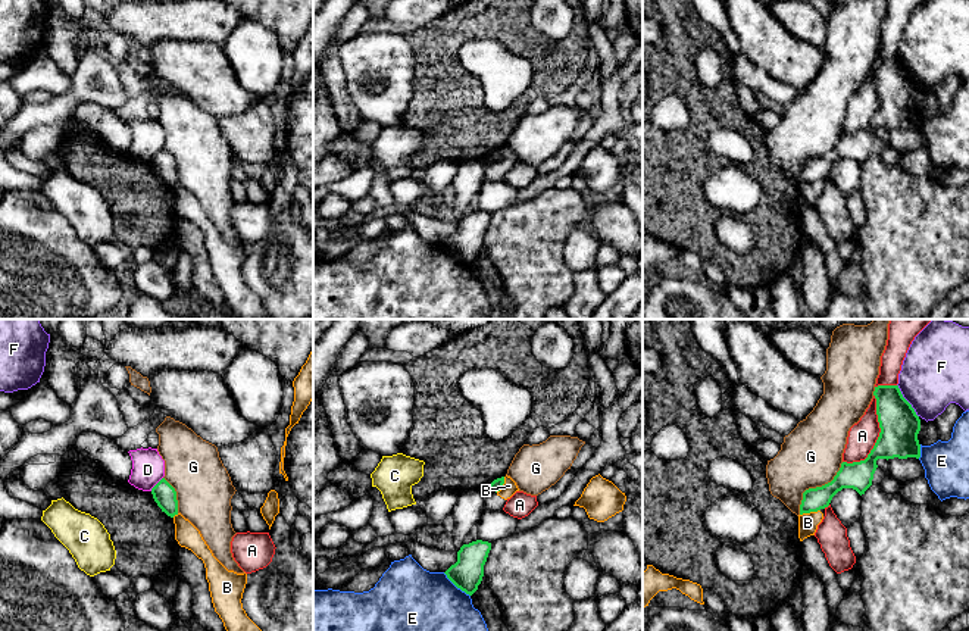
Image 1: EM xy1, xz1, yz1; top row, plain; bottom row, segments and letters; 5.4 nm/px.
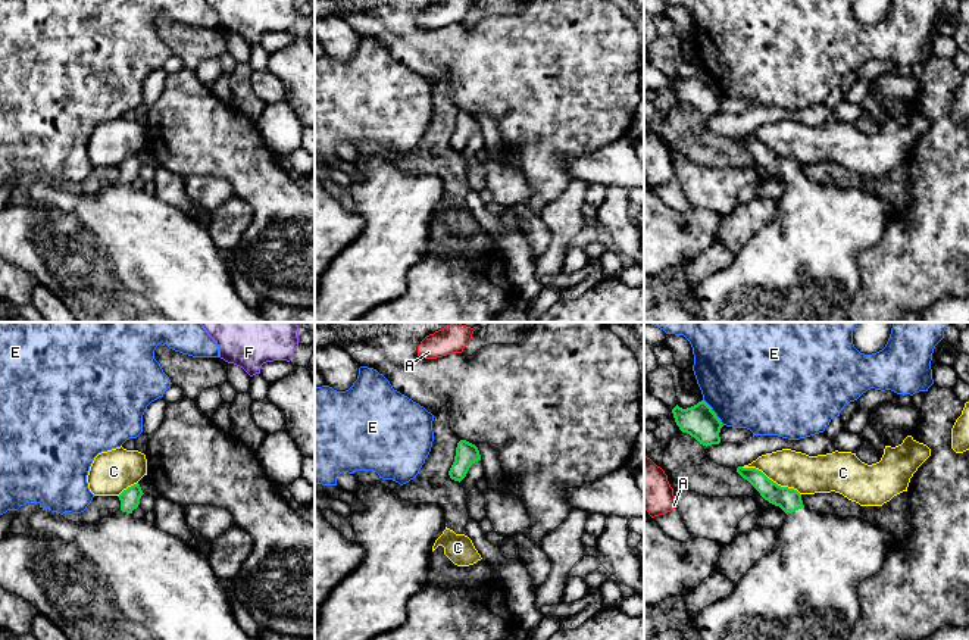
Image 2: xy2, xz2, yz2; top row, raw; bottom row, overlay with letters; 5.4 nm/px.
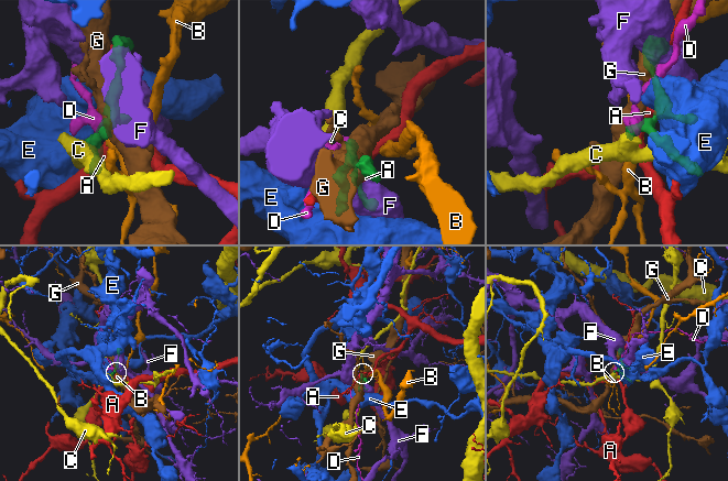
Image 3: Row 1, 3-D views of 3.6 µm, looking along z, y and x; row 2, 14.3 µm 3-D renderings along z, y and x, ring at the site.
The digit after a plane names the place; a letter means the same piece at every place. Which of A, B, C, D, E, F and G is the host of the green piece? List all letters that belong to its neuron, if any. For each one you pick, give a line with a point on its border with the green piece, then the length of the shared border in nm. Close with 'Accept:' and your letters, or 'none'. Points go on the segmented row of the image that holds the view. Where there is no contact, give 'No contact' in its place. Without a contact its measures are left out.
Accept: none

